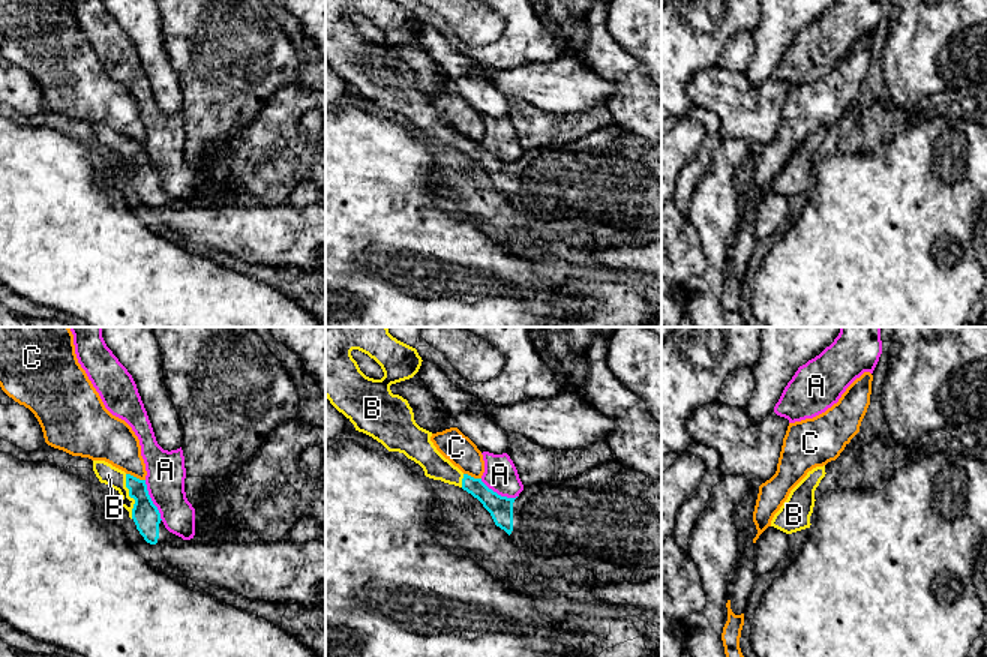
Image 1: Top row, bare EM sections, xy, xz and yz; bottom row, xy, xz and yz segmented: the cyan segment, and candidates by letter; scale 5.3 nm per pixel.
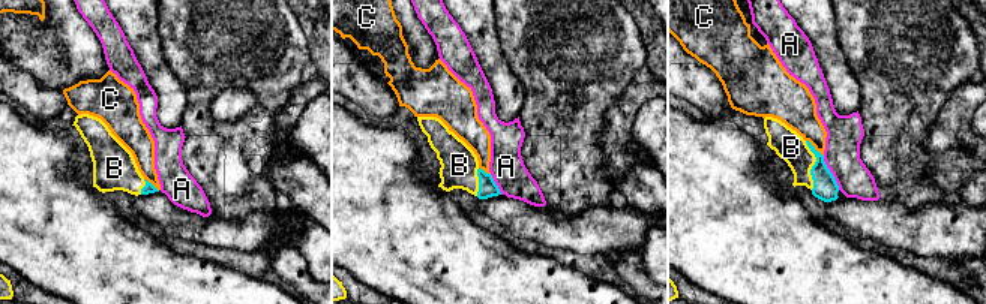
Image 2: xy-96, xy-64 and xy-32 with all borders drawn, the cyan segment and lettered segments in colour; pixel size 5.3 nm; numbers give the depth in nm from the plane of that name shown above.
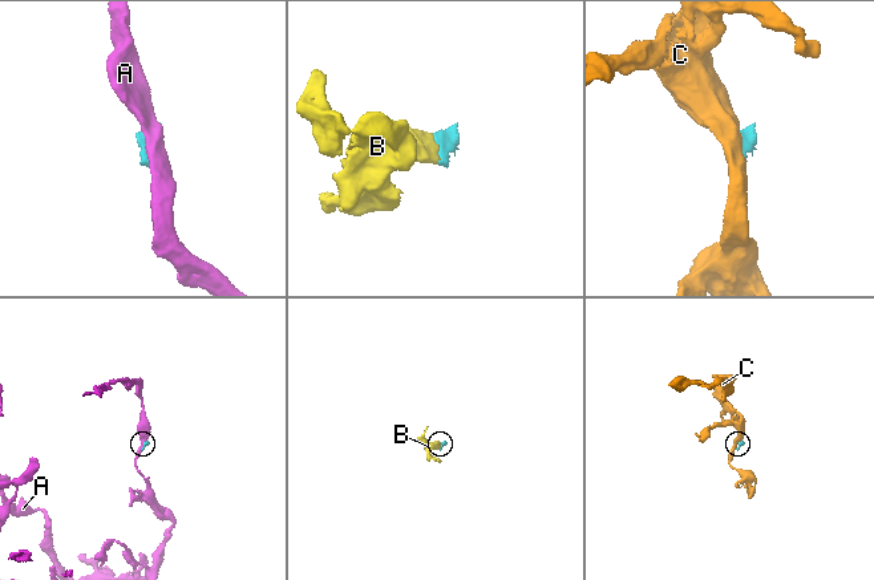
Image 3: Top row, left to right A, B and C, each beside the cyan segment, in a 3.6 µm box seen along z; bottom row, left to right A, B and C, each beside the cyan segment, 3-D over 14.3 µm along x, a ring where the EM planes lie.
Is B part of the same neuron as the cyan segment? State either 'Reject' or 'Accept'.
Accept

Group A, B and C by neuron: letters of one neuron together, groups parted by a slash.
A / B / C

